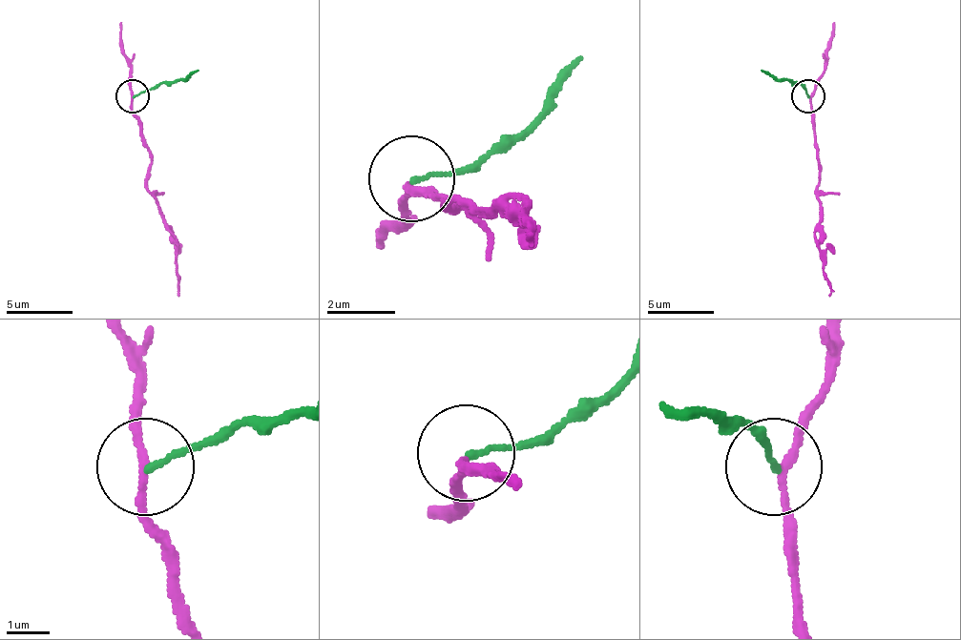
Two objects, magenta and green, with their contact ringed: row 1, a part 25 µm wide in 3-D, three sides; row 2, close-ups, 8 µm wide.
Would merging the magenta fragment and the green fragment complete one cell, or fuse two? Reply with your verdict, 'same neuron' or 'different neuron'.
different neuron

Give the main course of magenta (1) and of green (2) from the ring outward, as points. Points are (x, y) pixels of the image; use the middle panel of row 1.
1: (408, 180), (408, 189), (460, 206), (451, 206), (520, 206), (529, 232)
2: (408, 180), (494, 154), (580, 60)

